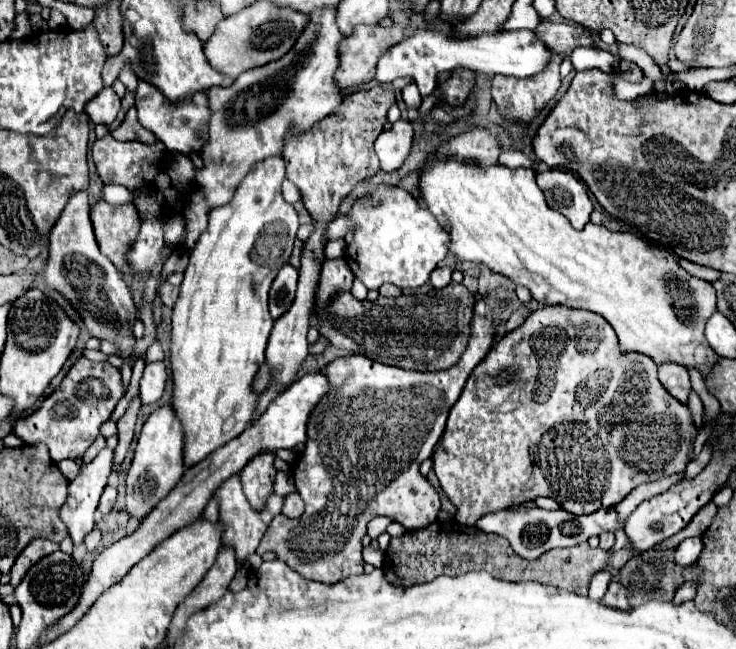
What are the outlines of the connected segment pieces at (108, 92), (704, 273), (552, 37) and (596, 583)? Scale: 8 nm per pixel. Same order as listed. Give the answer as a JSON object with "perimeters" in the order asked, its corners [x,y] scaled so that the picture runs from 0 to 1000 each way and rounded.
{"perimeters":[[[[140,136],[118,163],[115,163],[118,179],[124,182],[126,191],[143,191],[148,194],[159,173],[162,173],[162,148],[154,142],[154,136]]],[[[923,398],[923,410],[925,410],[928,416],[933,416],[936,422],[950,425],[950,428],[958,428],[958,431],[963,431],[963,435],[969,435],[969,431],[977,425],[977,419],[974,419],[974,416],[961,413],[961,410],[952,410],[952,407],[942,407],[942,404],[928,401],[928,398]]],[[[735,31],[727,52],[735,55],[735,62],[743,65],[751,80],[760,80],[768,89],[773,89],[776,80],[787,71],[811,74],[803,52],[795,43],[779,37],[751,37],[746,31]]],[[[811,881],[811,884],[806,888],[806,894],[803,894],[803,903],[800,903],[800,918],[803,918],[806,924],[817,924],[817,921],[819,921],[819,915],[825,912],[827,897],[830,897],[827,881]]]]}

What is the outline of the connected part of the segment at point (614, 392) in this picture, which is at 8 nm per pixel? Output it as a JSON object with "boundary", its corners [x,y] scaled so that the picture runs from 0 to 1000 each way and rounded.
{"boundary":[[[740,471],[727,478],[713,493],[711,502],[705,502],[702,508],[686,515],[678,527],[673,527],[664,545],[659,549],[659,555],[651,564],[645,564],[624,616],[610,635],[610,647],[599,684],[588,700],[588,724],[599,743],[602,758],[621,780],[618,801],[635,810],[645,810],[645,804],[664,789],[683,783],[702,783],[719,770],[727,770],[730,764],[754,767],[765,786],[789,795],[789,792],[806,792],[814,783],[838,780],[860,752],[865,752],[874,743],[887,743],[898,733],[928,727],[936,712],[936,700],[942,696],[944,672],[947,663],[939,650],[936,629],[925,619],[917,619],[917,613],[904,598],[898,598],[893,586],[893,561],[882,549],[874,549],[868,542],[844,542],[836,524],[836,508],[814,484],[798,478],[765,475],[765,471]]]}

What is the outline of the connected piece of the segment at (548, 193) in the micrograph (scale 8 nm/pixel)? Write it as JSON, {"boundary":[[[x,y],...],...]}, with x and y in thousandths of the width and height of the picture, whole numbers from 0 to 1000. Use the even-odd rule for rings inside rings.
{"boundary":[[[743,262],[730,268],[730,284],[740,299],[746,320],[760,324],[779,351],[789,354],[800,342],[806,314],[798,302],[795,284],[776,265]]]}

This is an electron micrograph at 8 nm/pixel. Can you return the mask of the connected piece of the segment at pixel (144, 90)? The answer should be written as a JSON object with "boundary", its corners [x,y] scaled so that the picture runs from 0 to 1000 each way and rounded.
{"boundary":[[[189,123],[189,133],[183,139],[183,163],[189,173],[192,194],[205,200],[213,210],[213,216],[219,216],[224,222],[224,228],[230,234],[249,234],[251,240],[268,234],[273,240],[276,222],[281,222],[281,179],[287,179],[287,169],[281,166],[279,142],[260,148],[249,157],[232,160],[232,154],[227,154],[208,129]]]}

